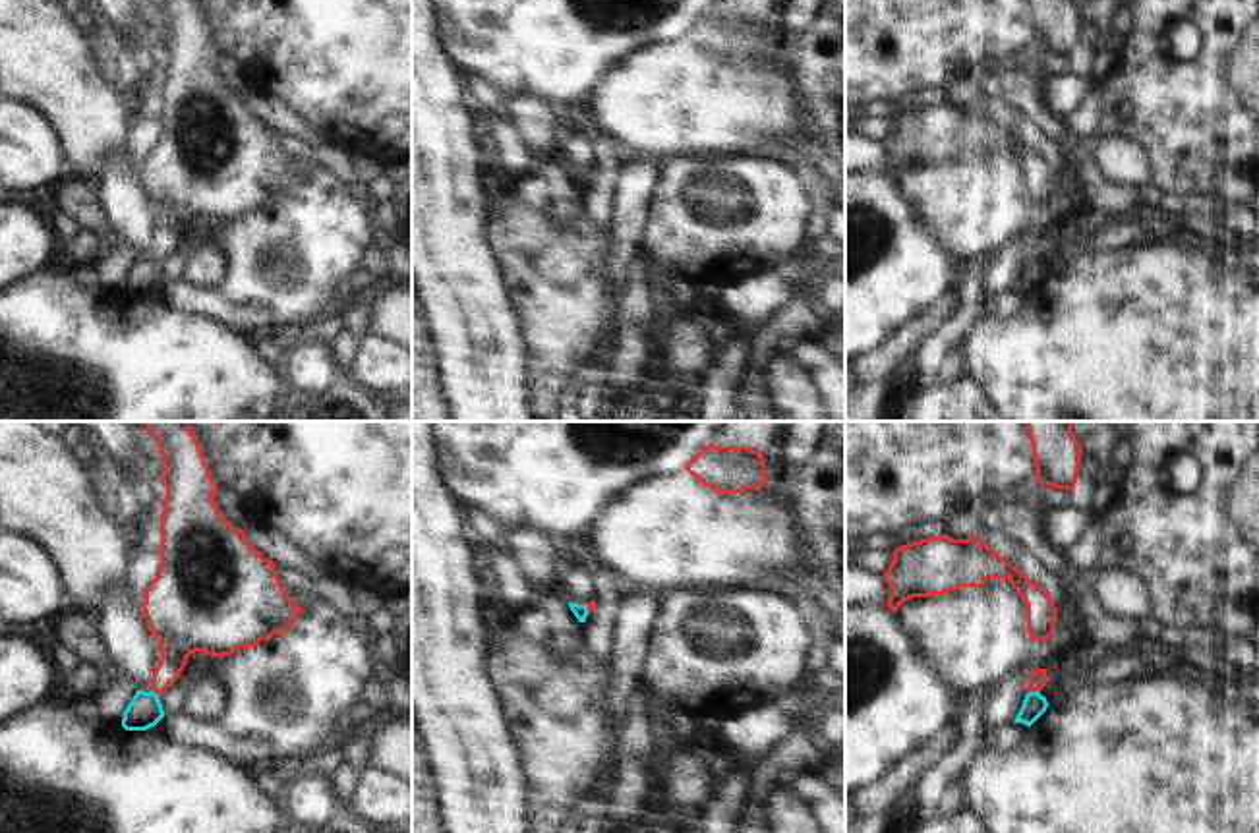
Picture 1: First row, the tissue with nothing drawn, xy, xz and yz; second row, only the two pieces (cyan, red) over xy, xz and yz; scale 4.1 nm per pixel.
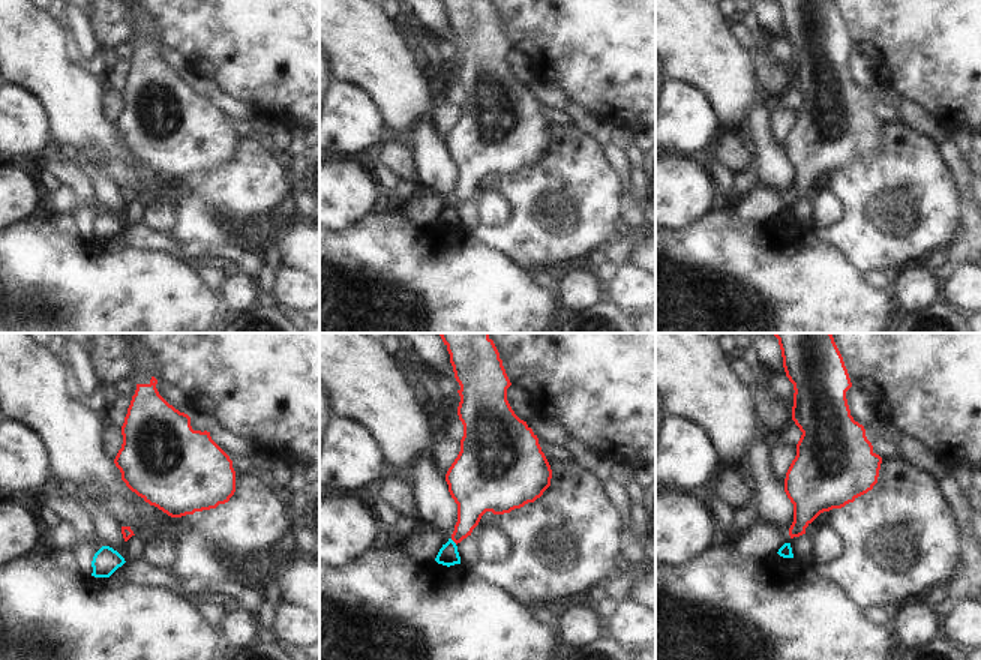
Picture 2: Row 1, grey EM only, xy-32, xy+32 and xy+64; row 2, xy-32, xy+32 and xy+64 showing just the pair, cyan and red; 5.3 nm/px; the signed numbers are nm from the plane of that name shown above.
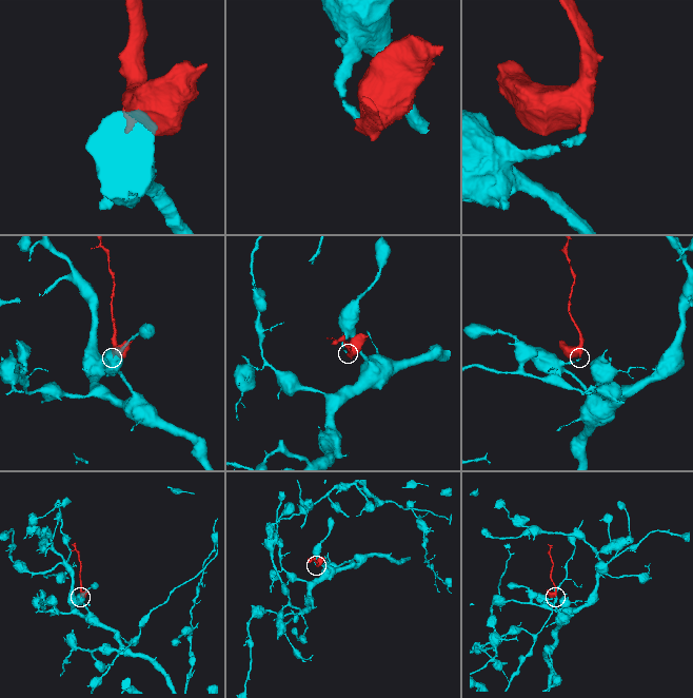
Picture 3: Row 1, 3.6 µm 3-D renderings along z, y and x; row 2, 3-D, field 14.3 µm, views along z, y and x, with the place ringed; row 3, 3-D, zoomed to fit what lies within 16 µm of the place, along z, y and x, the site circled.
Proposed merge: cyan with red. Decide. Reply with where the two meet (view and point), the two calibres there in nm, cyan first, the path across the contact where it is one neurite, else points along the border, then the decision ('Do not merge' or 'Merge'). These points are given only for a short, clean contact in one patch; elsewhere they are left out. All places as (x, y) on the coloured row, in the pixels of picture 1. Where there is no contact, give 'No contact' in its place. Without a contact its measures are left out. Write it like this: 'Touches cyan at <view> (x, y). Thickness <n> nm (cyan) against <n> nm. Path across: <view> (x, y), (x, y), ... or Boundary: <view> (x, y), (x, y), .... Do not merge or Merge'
Touches cyan at yz (1035, 692). Thickness 100 nm (cyan) against 80 nm. Boundary: yz (1029, 690), (1039, 692). Do not merge

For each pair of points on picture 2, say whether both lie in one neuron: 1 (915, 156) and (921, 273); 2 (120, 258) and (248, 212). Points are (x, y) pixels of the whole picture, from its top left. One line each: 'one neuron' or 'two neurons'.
1: two neurons
2: two neurons

